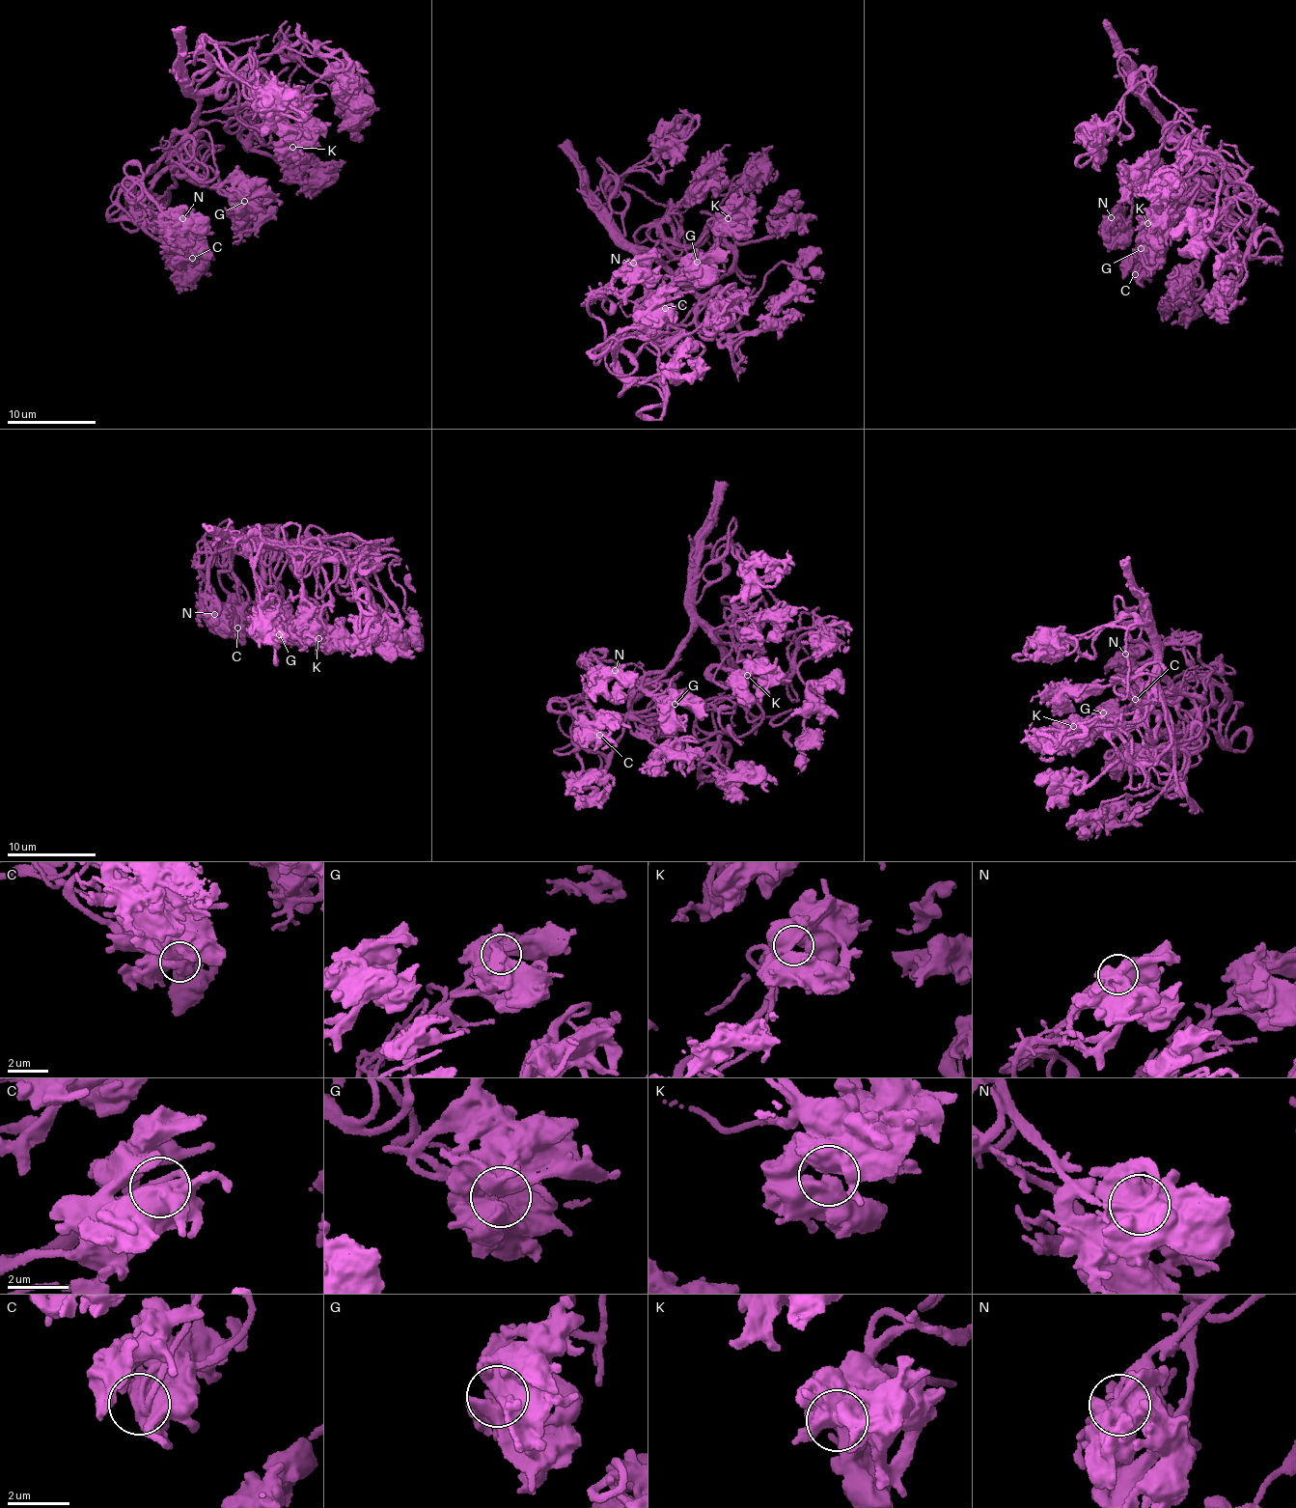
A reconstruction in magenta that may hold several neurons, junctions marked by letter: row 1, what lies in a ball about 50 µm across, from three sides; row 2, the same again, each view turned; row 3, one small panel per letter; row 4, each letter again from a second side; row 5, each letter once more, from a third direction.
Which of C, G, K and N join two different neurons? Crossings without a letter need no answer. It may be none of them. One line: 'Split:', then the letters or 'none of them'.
Split: none of them

